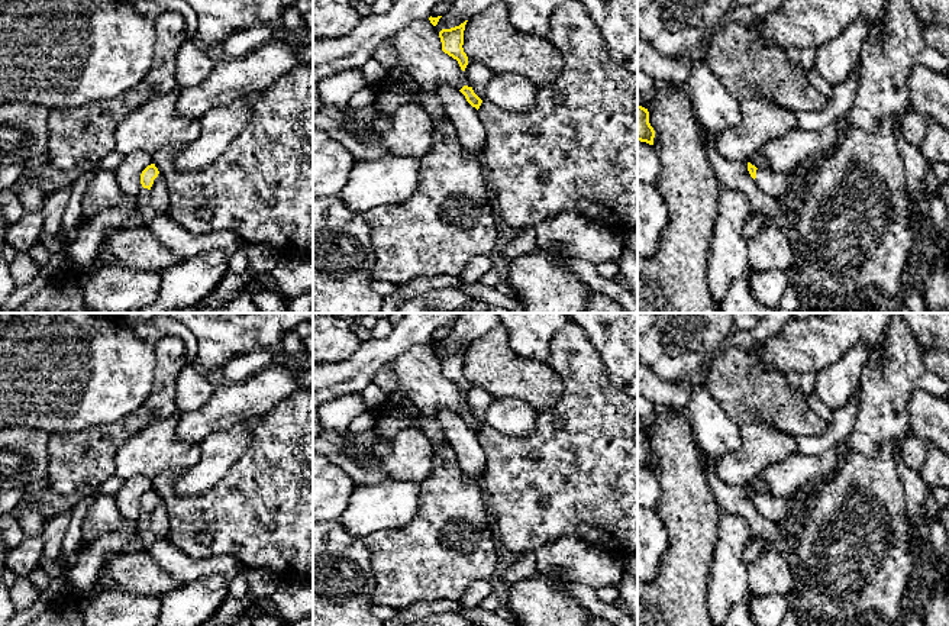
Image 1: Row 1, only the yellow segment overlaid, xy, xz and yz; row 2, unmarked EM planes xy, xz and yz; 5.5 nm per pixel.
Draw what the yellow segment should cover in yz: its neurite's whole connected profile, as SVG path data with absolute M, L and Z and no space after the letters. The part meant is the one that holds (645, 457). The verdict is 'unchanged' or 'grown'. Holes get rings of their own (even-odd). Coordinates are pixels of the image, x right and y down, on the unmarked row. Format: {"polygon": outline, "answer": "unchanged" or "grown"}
{"polygon": "M637 430L637 465L653 470L655 455L649 448L648 433Z", "answer": "unchanged"}

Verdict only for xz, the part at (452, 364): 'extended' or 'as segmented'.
as segmented

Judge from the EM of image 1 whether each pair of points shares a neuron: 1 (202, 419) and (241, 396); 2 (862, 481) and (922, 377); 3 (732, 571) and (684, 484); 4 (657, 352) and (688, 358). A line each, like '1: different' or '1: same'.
1: same
2: same
3: different
4: same

